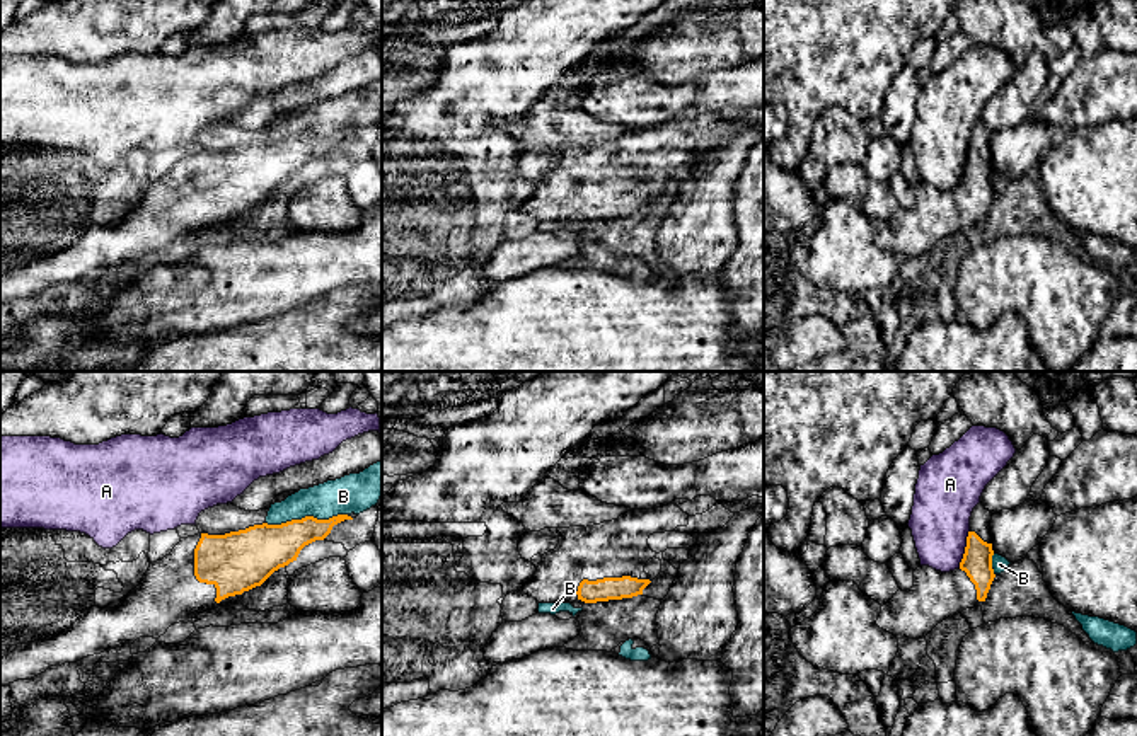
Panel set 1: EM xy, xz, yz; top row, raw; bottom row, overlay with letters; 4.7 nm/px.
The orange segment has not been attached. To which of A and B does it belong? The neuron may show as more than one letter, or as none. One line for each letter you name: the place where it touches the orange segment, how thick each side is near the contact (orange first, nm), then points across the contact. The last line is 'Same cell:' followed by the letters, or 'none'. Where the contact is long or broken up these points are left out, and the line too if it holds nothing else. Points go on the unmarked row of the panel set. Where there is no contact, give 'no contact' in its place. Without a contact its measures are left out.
Same cell: none

